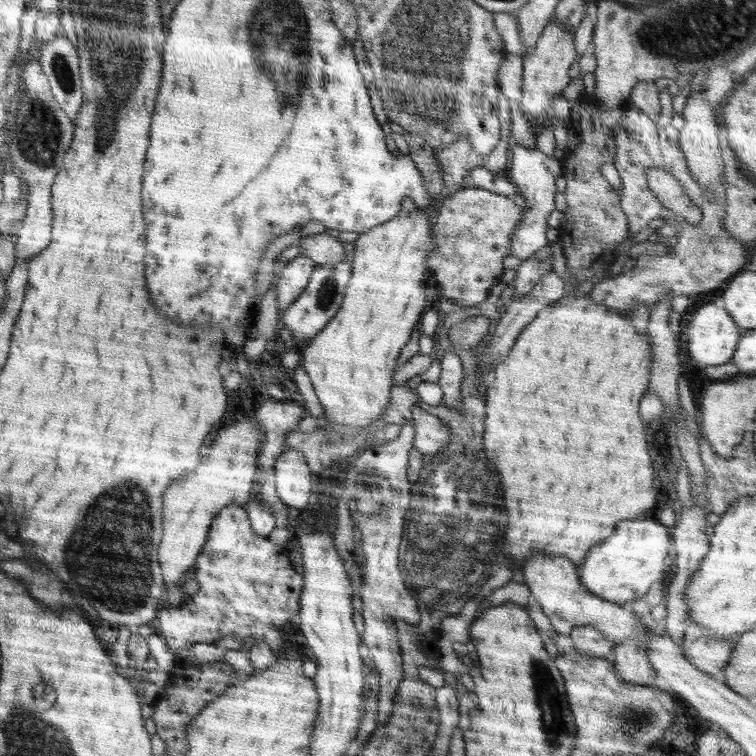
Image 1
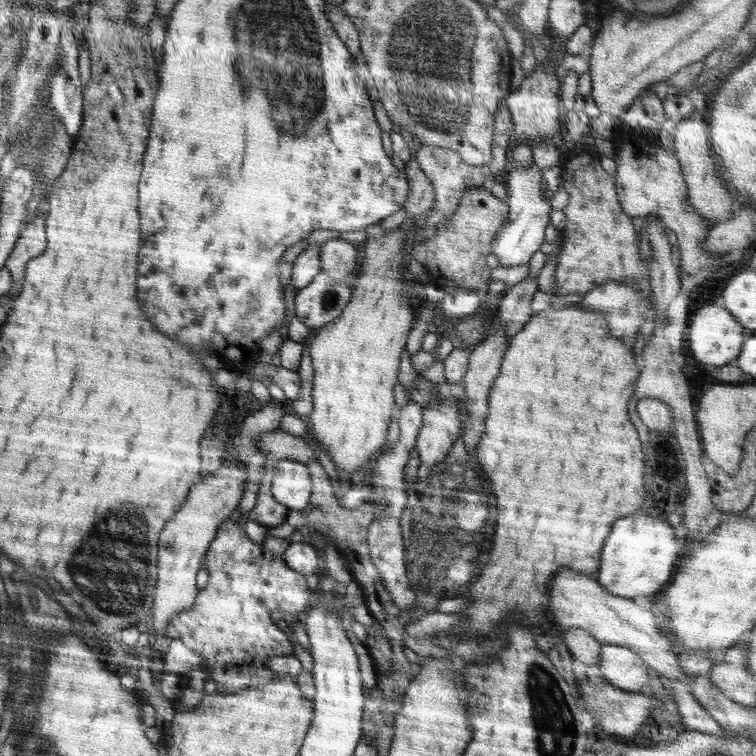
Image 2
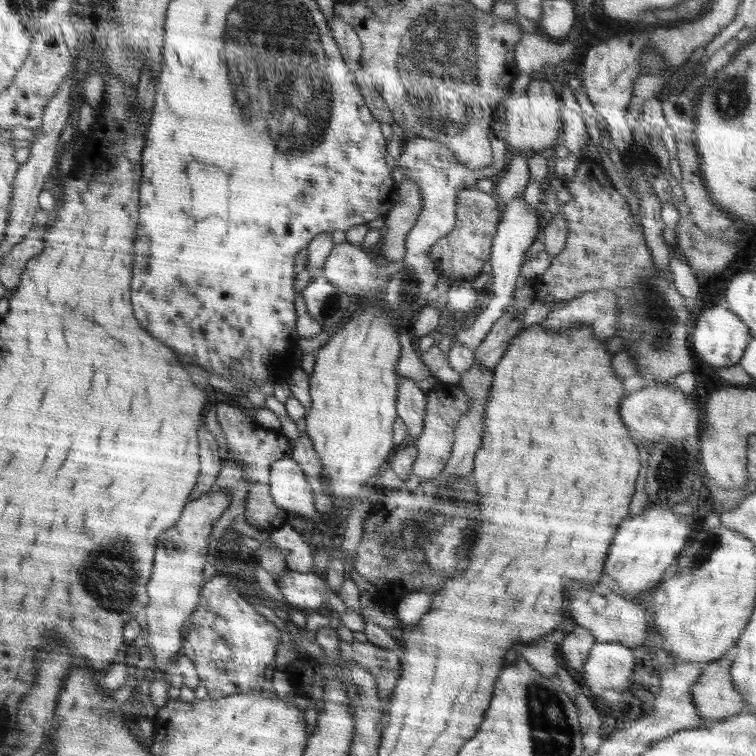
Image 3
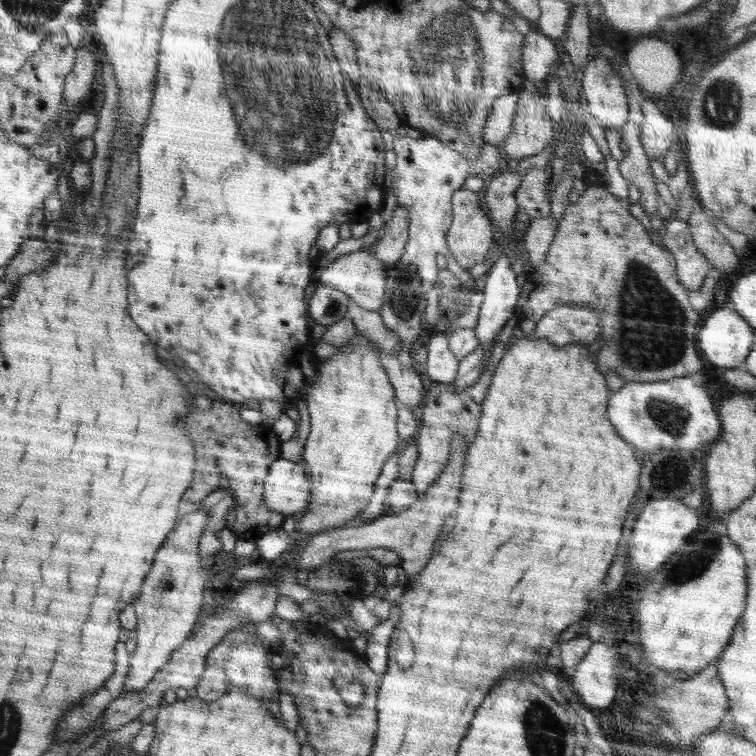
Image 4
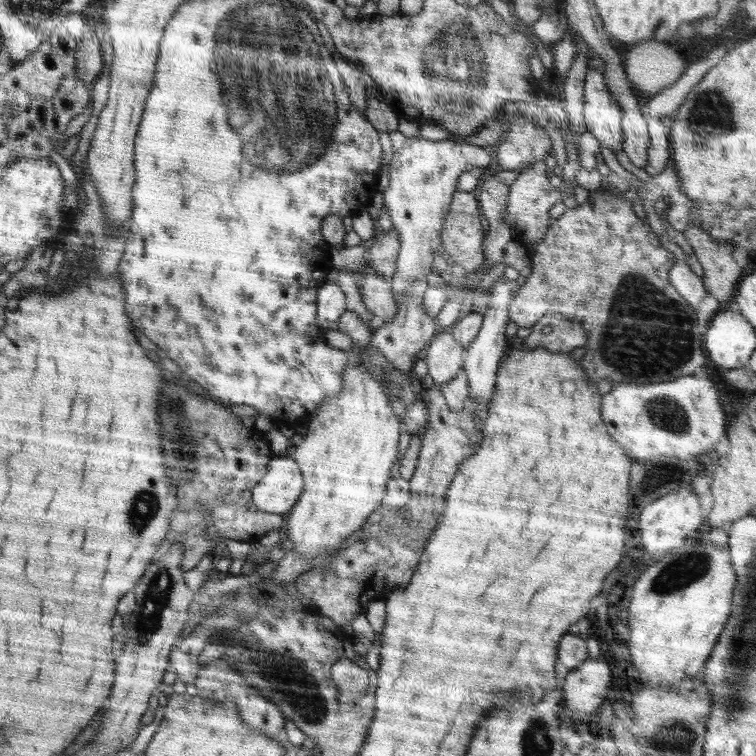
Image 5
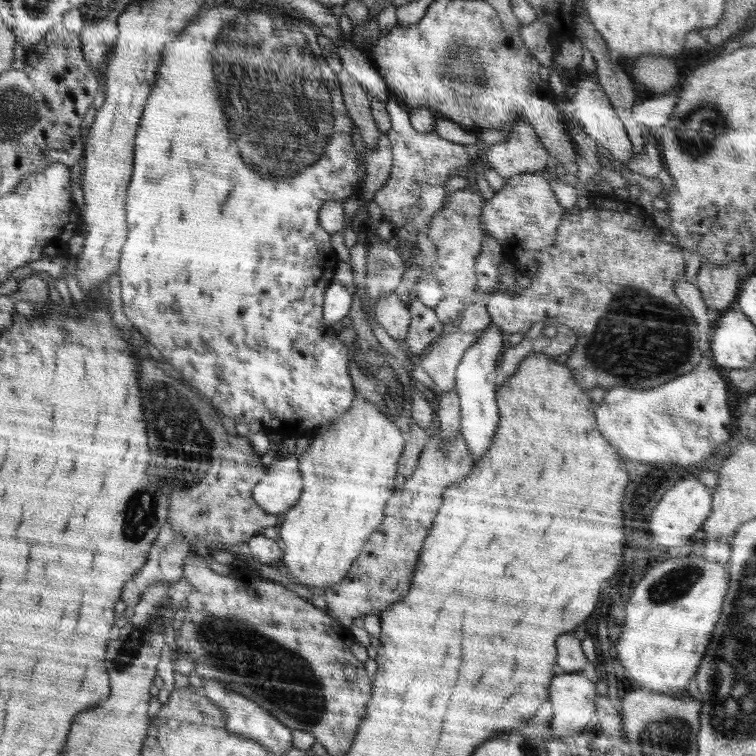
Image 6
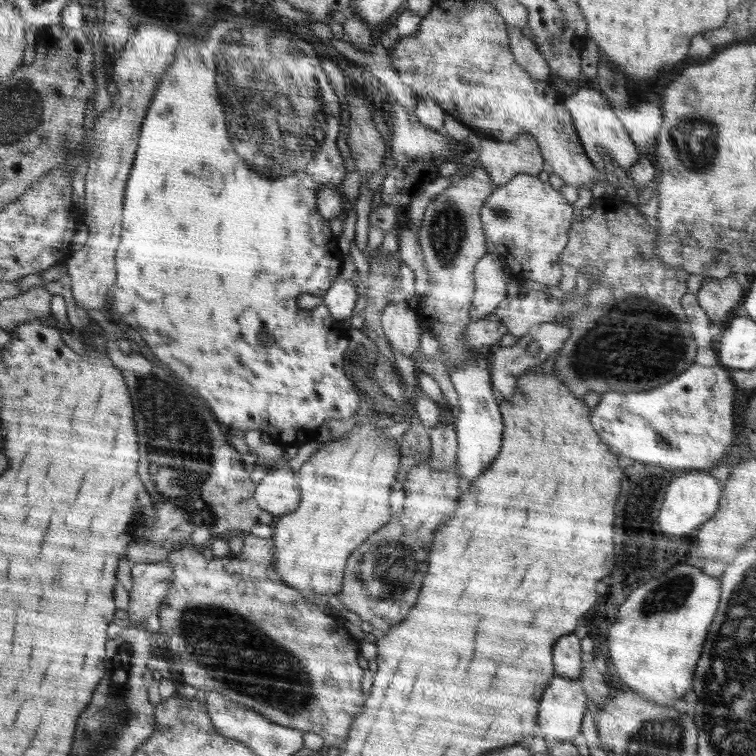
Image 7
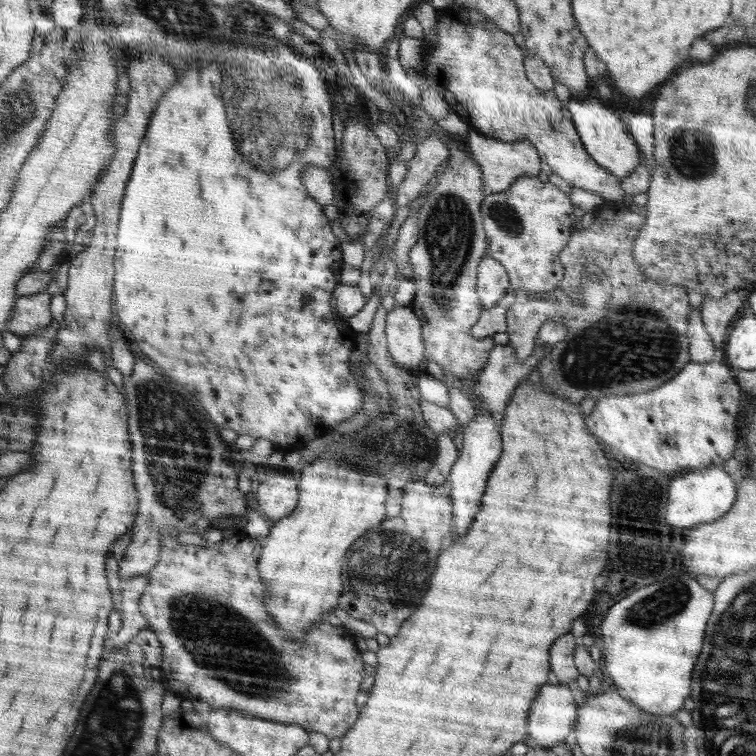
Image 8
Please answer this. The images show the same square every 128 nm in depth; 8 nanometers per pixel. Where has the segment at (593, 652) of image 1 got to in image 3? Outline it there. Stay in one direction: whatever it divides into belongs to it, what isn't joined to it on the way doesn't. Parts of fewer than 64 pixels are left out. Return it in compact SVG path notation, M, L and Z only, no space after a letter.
M574 625L571 630L568 630L561 642L561 649L573 674L577 675L583 668L594 643L595 638L587 628Z

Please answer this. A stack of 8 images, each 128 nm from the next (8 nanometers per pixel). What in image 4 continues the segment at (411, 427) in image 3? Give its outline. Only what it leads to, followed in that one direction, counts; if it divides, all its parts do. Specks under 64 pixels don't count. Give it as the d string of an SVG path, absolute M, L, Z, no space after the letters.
M408 134L406 138L394 135L393 151L396 153L395 163L387 177L388 185L393 185L396 193L397 207L404 208L409 214L409 235L404 252L396 264L386 267L387 283L384 304L378 311L383 323L390 331L395 332L400 339L400 351L394 354L379 352L381 365L389 376L395 398L414 413L419 413L426 391L422 386L420 371L413 361L413 344L422 336L426 326L423 323L423 312L427 305L427 294L438 283L438 264L436 256L441 254L447 260L447 270L452 271L461 282L462 293L470 287L472 278L468 270L462 268L453 259L446 244L446 235L453 221L452 196L464 186L466 178L480 174L491 177L506 167L505 157L501 147L485 144L480 155L475 160L463 158L459 152L452 150L442 141L418 134Z

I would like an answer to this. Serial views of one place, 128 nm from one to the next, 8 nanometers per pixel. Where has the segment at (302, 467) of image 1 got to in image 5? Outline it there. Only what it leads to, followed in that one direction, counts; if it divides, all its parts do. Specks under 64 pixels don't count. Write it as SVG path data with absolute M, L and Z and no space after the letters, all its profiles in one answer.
M273 456L252 498L261 511L283 515L294 508L302 491L303 474L293 457Z

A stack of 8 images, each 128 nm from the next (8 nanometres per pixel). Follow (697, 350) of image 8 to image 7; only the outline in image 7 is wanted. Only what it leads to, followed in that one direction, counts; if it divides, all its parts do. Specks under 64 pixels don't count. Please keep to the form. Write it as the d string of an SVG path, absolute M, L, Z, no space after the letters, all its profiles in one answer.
M689 291L681 298L681 303L689 320L694 344L698 348L706 348L714 340L714 330L710 328L711 320L699 305L697 296Z

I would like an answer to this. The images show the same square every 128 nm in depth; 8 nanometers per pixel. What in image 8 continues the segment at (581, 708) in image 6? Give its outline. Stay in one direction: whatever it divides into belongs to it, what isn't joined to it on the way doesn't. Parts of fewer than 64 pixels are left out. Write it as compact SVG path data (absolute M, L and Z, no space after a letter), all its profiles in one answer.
M546 684L544 688L540 688L528 715L527 731L531 744L538 747L551 747L565 742L565 738L574 731L577 722L579 708L576 703L570 688L565 684Z

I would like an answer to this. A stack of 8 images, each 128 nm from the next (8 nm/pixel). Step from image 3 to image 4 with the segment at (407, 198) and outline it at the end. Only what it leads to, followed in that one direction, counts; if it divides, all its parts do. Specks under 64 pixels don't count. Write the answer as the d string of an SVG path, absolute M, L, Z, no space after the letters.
M396 208L391 220L385 222L381 235L376 241L374 256L386 264L386 267L396 264L404 252L409 235L409 214L404 208Z

